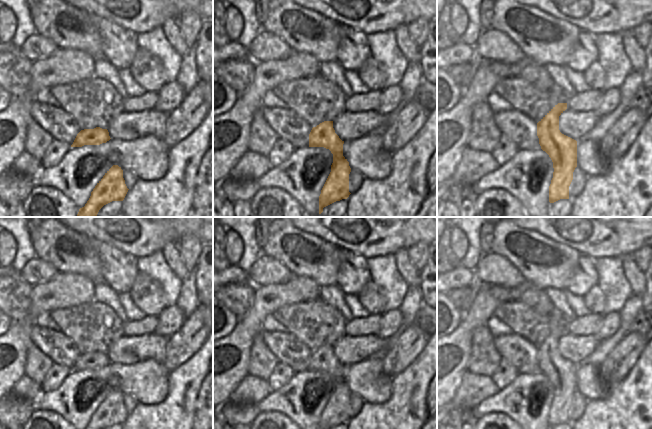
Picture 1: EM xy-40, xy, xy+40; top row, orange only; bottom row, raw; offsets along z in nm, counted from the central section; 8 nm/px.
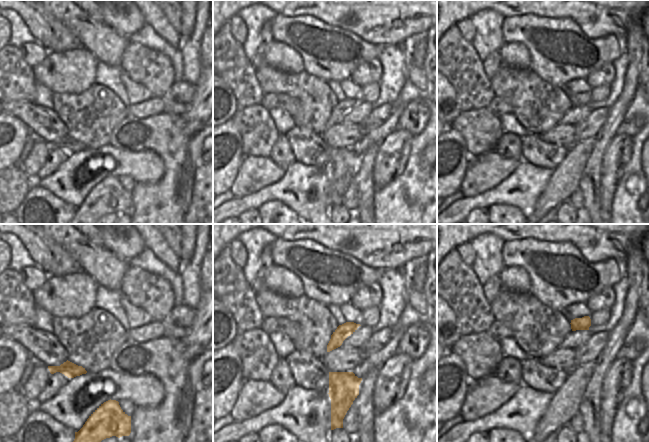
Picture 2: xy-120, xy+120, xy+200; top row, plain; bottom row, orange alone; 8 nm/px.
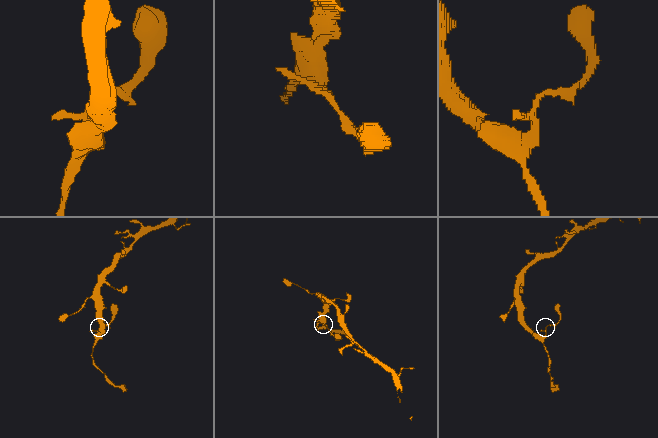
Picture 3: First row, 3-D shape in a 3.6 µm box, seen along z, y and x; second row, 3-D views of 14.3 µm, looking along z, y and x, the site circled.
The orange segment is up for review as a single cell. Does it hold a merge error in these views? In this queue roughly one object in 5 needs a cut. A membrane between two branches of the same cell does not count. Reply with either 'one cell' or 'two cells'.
two cells

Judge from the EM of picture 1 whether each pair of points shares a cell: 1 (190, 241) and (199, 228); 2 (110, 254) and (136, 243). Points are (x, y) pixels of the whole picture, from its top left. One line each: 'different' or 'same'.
1: different
2: different

